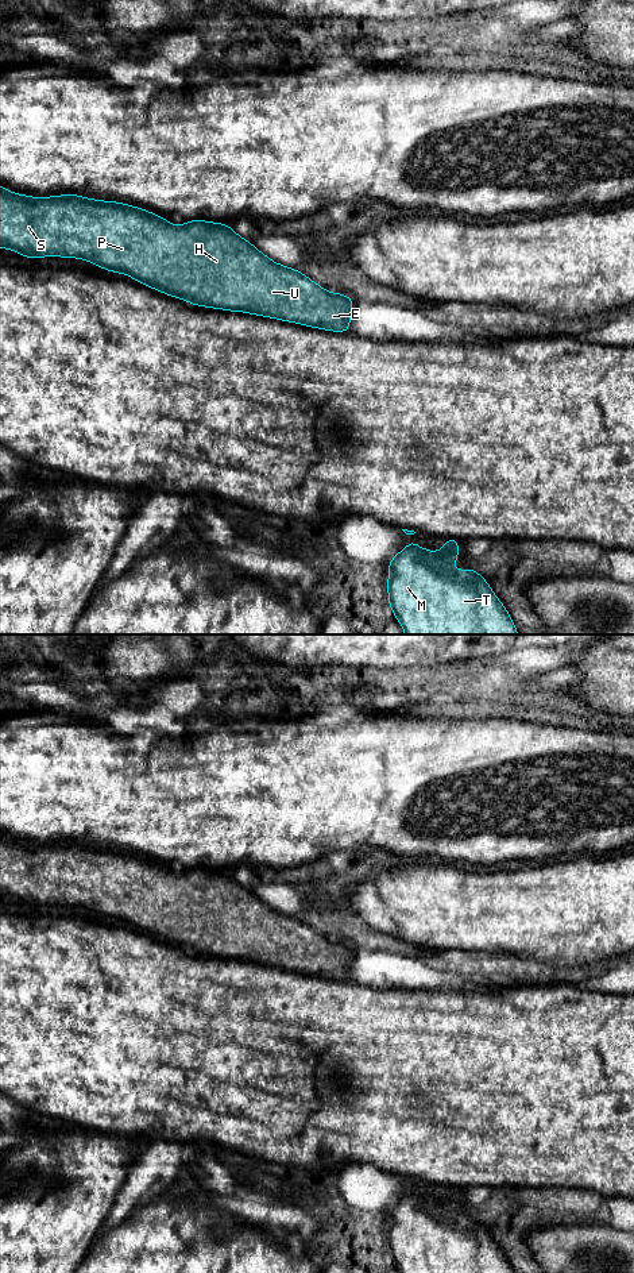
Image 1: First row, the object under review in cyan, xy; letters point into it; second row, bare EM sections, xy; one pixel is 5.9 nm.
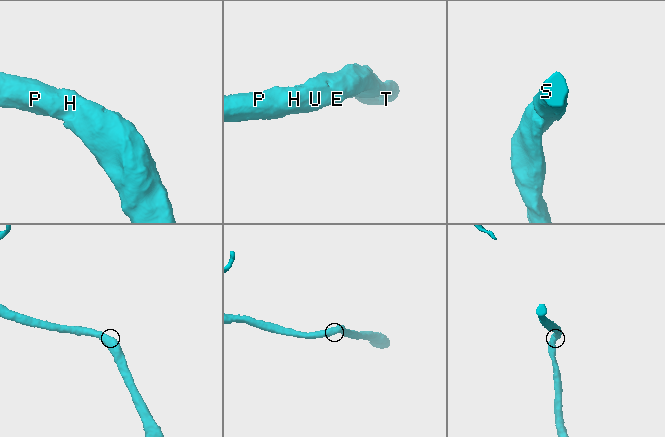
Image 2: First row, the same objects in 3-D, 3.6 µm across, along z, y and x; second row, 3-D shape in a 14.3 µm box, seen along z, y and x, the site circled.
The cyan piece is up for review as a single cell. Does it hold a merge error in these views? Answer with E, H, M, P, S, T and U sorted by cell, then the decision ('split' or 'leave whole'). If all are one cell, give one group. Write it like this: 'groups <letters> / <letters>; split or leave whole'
groups E H M P S T U; leave whole

